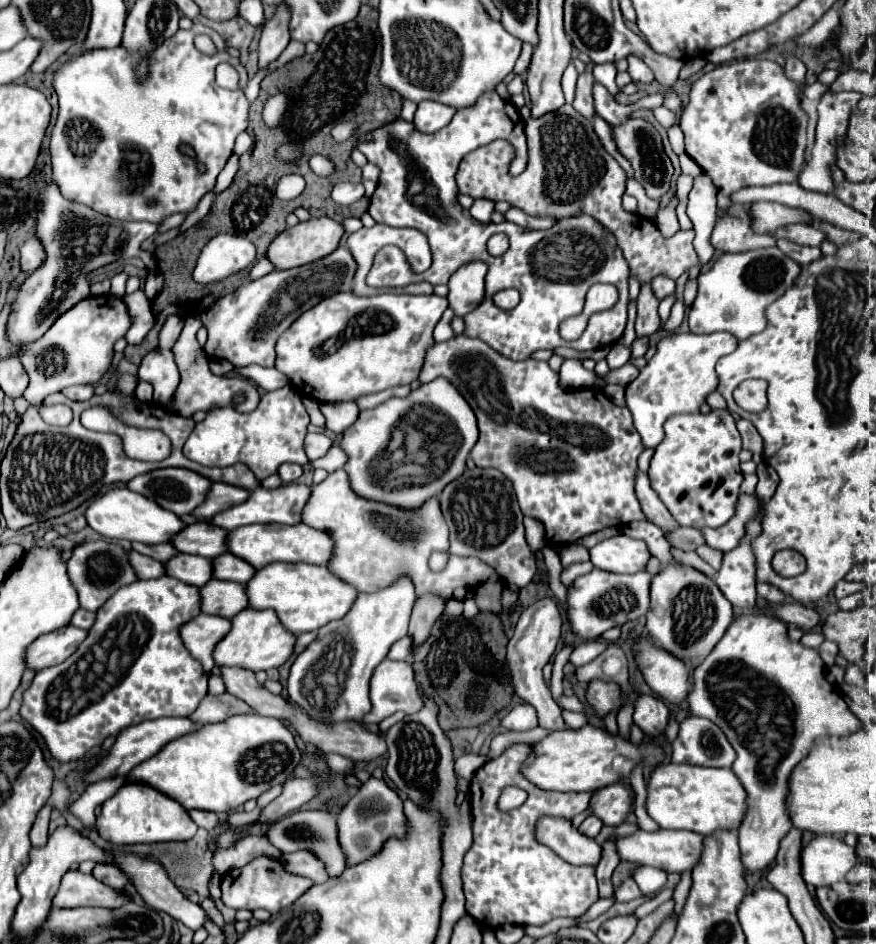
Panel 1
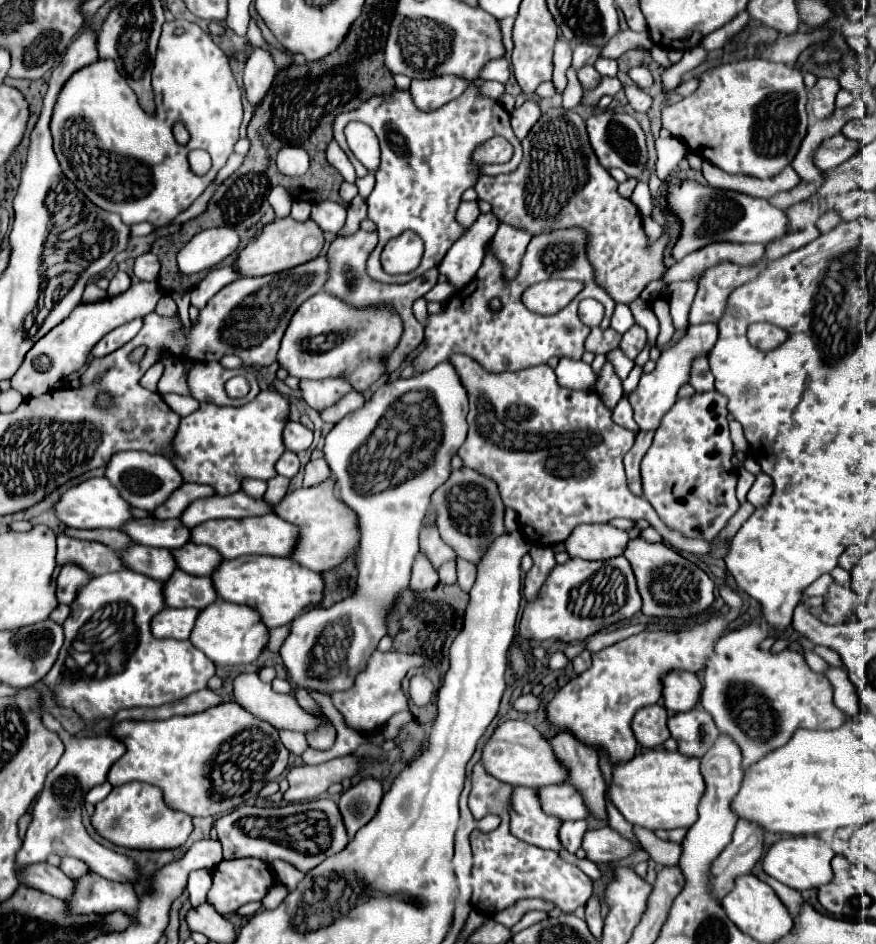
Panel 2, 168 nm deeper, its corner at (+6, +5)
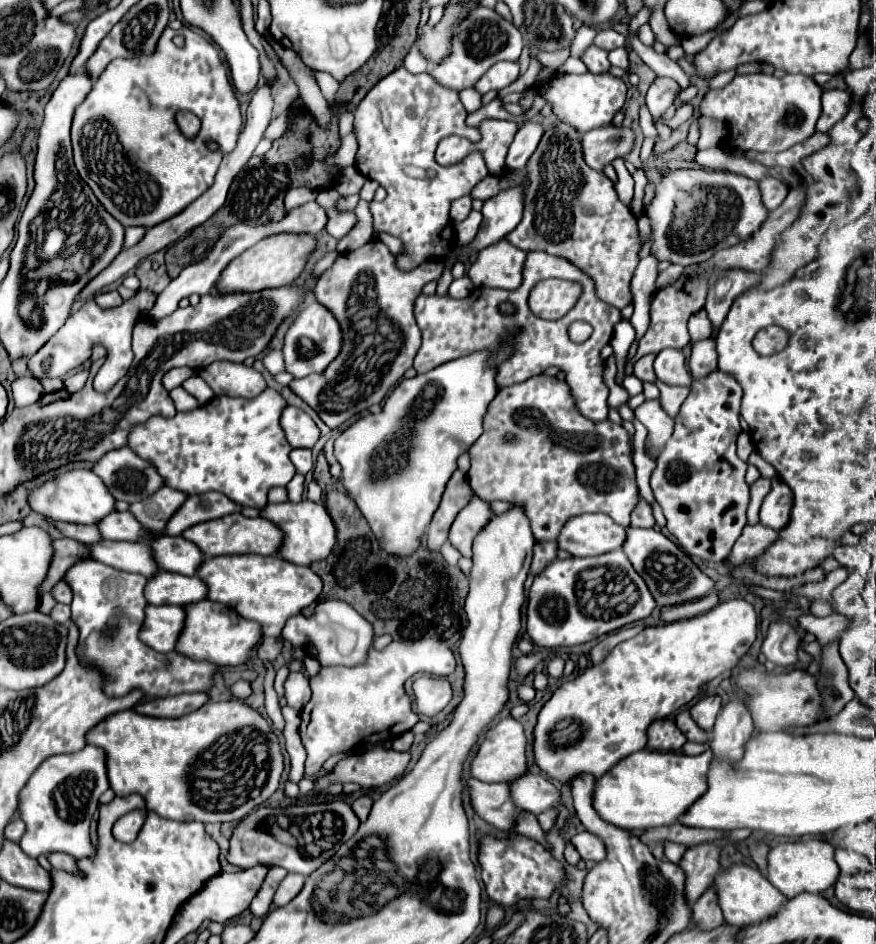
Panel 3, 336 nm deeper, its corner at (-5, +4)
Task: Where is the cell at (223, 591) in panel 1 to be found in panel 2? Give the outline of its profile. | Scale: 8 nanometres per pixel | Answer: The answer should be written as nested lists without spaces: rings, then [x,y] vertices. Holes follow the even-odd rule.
[[[175,571],[163,583],[163,603],[165,607],[195,607],[205,609],[207,603],[215,601],[215,589],[211,589],[209,577],[195,577],[183,571]]]

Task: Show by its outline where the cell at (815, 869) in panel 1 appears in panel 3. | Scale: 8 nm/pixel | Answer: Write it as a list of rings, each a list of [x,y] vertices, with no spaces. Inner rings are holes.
[[[824,840],[782,842],[768,852],[768,880],[782,894],[786,894],[786,898],[794,898],[796,894],[802,894],[802,892],[820,894],[826,888],[834,886],[838,874],[840,874],[840,868],[834,862],[834,846]]]

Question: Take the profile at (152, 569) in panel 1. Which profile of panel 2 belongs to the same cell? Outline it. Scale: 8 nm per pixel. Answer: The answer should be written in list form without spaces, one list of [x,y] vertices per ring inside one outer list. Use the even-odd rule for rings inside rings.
[[[61,533],[57,535],[57,565],[63,567],[69,563],[85,569],[91,575],[123,569],[119,555],[113,549],[105,547],[103,543],[81,541]]]

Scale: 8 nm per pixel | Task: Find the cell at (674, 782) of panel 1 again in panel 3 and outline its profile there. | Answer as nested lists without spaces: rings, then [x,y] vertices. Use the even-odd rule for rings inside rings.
[[[644,748],[630,754],[598,778],[594,788],[594,808],[606,822],[632,832],[676,824],[690,808],[690,802],[696,802],[708,790],[710,762],[710,750],[698,756],[686,756],[682,752],[656,752]]]

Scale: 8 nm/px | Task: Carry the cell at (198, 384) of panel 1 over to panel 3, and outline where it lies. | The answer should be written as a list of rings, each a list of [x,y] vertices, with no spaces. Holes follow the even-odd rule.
[[[212,362],[198,374],[216,396],[226,394],[232,398],[256,398],[262,390],[266,390],[266,380],[260,372],[236,362]]]

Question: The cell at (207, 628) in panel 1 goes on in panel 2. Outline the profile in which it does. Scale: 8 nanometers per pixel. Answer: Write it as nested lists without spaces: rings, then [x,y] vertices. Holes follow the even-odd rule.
[[[195,607],[163,609],[151,619],[151,633],[157,639],[189,639],[197,613]]]

